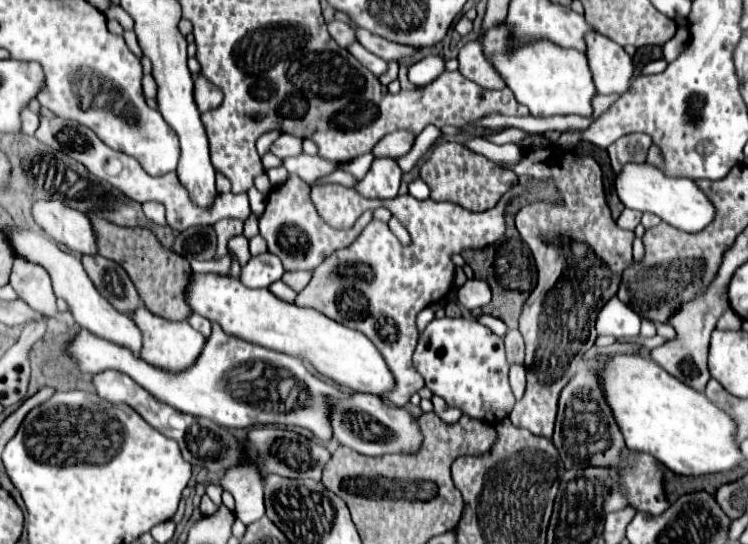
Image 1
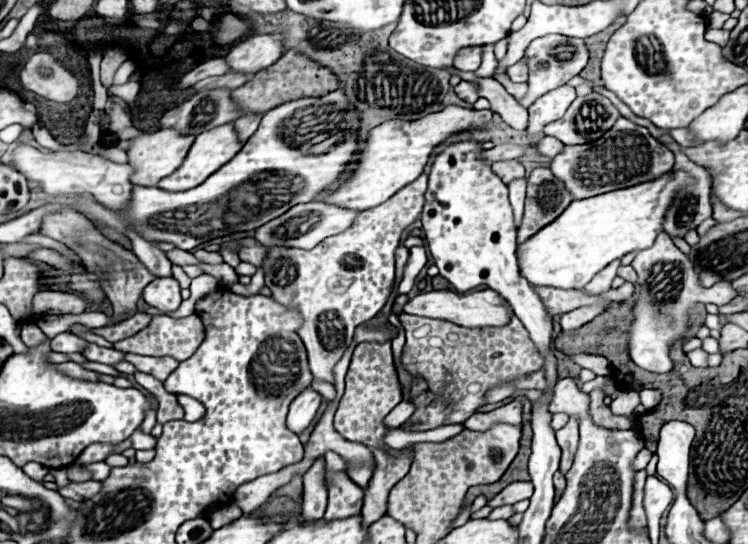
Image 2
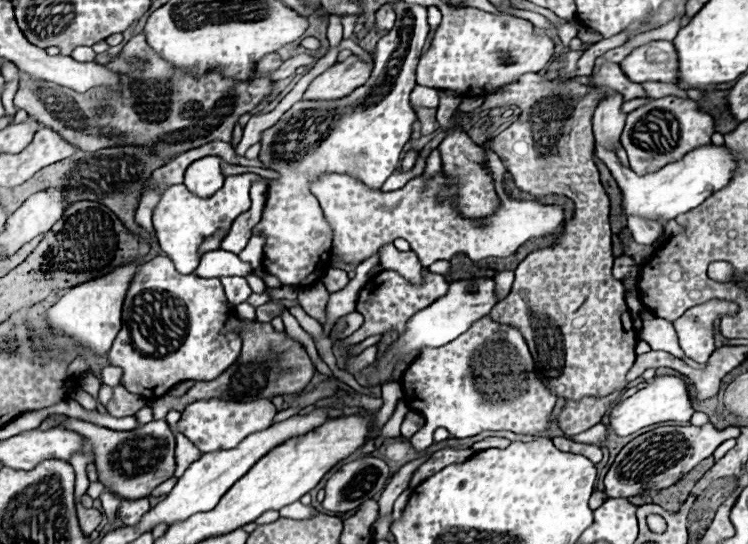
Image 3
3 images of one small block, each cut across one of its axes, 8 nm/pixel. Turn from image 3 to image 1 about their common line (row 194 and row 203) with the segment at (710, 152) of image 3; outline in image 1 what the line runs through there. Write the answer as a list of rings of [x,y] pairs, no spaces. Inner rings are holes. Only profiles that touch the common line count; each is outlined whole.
[[[648,162],[624,164],[616,176],[616,194],[626,208],[656,214],[684,232],[700,232],[714,218],[714,206],[710,206],[710,200],[706,200],[704,192],[690,178],[666,176],[658,166]]]

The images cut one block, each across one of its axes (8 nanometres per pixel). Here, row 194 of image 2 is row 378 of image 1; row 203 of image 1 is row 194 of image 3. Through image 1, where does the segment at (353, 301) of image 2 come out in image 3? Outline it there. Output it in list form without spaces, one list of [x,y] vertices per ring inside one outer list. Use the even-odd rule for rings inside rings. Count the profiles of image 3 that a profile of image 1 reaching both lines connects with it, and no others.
[[[488,152],[488,166],[494,174],[496,190],[502,206],[494,216],[484,218],[482,222],[466,220],[450,204],[454,188],[450,180],[440,172],[430,182],[424,182],[422,176],[410,180],[402,190],[394,192],[368,192],[362,190],[362,184],[346,174],[322,174],[310,184],[310,192],[318,198],[322,212],[332,228],[332,258],[342,260],[344,264],[358,266],[366,258],[374,256],[380,246],[396,238],[410,242],[410,250],[416,252],[424,268],[436,260],[450,260],[456,254],[466,254],[472,262],[484,258],[504,258],[514,254],[530,238],[544,238],[556,234],[564,224],[564,210],[560,206],[548,206],[538,200],[514,200],[504,190],[506,168],[500,158]]]

